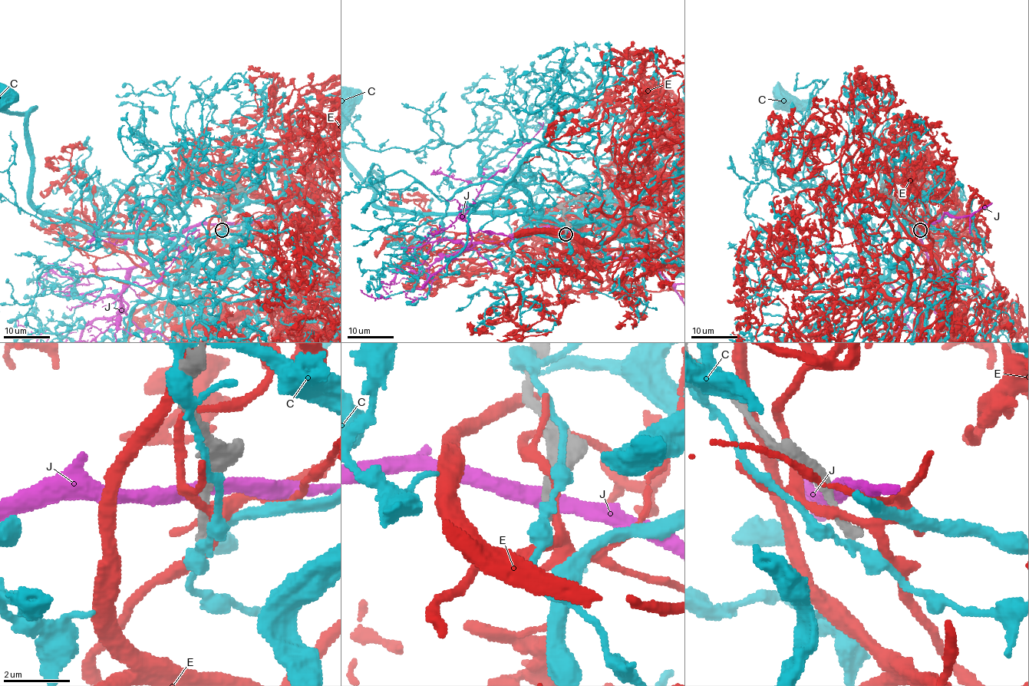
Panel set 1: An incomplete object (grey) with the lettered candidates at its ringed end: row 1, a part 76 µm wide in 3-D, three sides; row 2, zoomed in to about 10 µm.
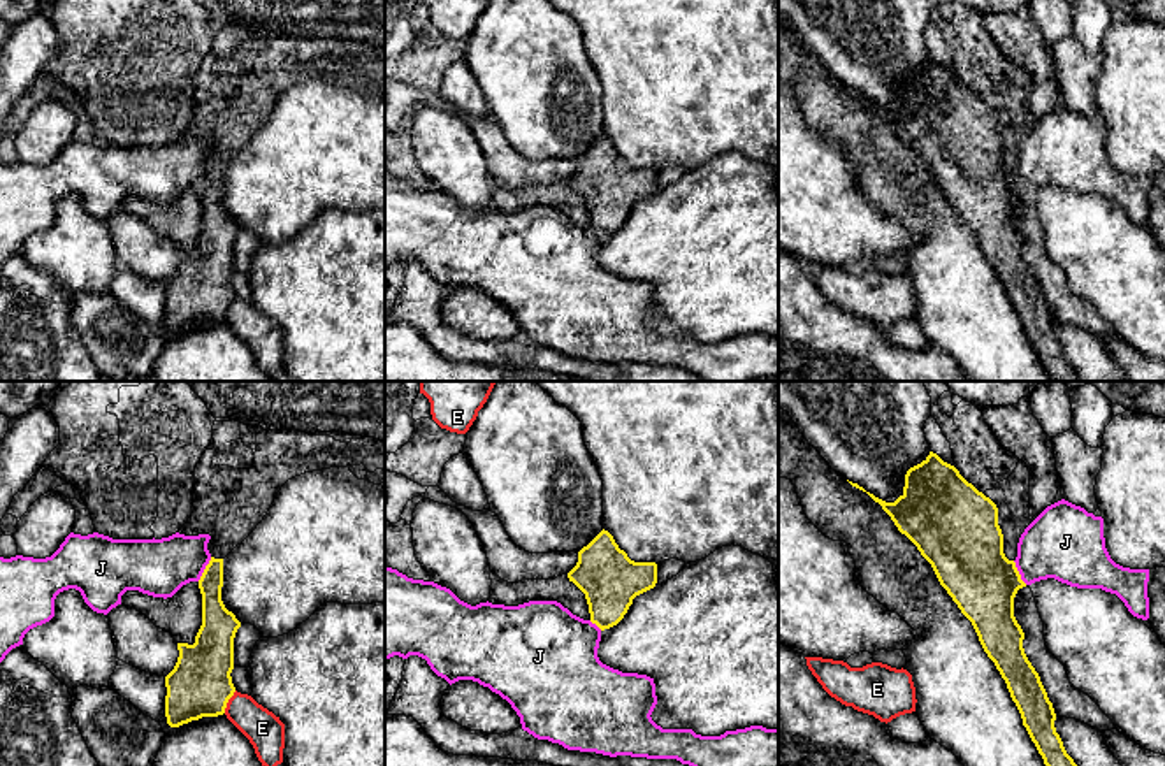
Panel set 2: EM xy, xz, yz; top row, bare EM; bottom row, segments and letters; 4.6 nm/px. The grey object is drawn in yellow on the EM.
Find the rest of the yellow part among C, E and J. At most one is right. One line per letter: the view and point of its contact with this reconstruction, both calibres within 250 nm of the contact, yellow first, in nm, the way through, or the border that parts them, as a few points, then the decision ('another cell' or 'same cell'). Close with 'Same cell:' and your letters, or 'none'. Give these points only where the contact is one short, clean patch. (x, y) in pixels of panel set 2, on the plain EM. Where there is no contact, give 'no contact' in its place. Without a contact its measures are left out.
C: no contact; another cell
E: contact xy (227, 308); calibres 280 and 170 nm; another cell
J: contact xy (204, 176); calibres 150 and 260 nm; border xy (211, 164), (197, 187); another cell
Same cell: none

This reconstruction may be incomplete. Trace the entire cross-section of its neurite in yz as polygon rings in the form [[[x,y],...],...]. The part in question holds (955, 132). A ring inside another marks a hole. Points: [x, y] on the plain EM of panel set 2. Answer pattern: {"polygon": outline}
{"polygon": [[[933,58],[907,77],[903,100],[894,109],[866,100],[917,153],[972,228],[1049,378],[1082,381],[1056,339],[1053,309],[1023,255],[1014,204],[1026,190],[1003,160],[996,111]]]}

